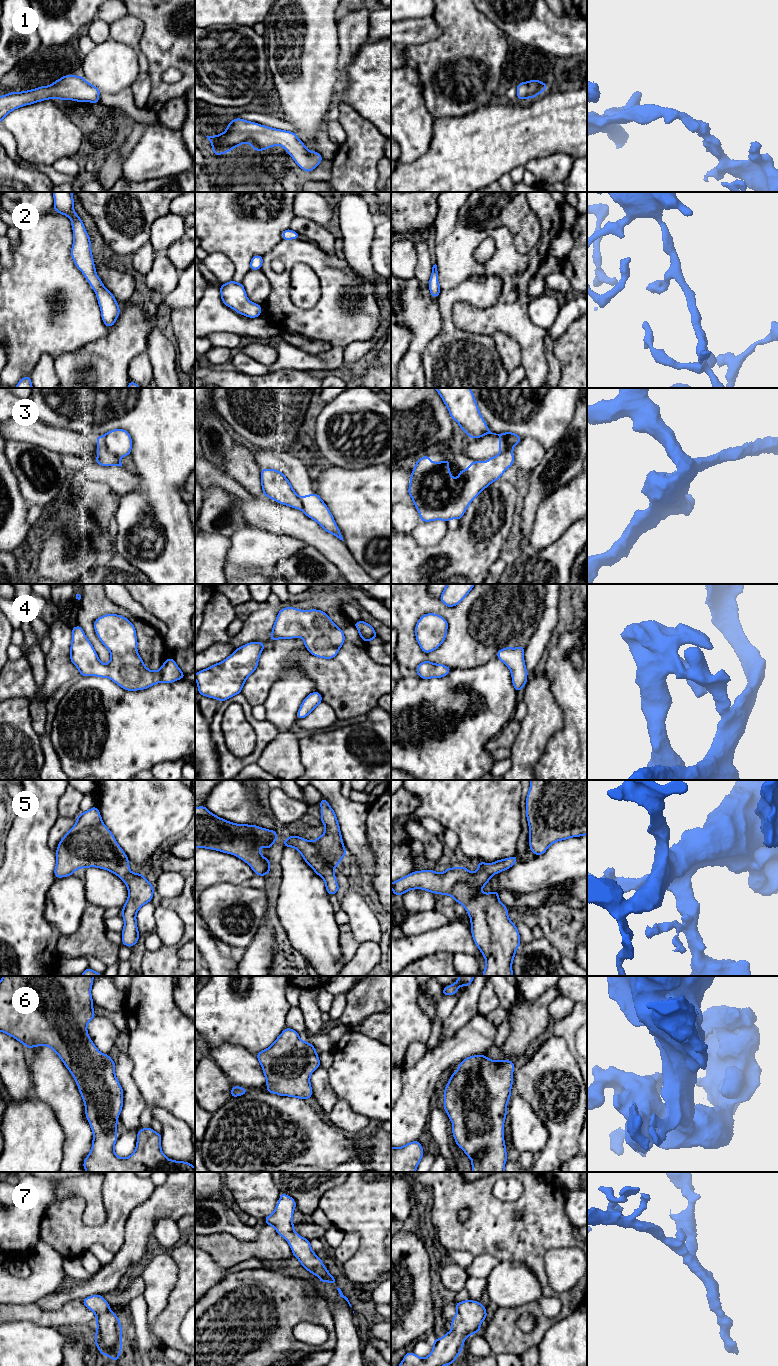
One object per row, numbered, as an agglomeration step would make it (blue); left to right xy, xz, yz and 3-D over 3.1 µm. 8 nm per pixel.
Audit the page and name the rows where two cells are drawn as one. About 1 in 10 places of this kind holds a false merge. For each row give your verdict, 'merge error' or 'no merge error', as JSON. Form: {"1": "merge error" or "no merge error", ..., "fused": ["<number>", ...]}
{"1": "no merge error", "2": "no merge error", "3": "merge error", "4": "no merge error", "5": "no merge error", "6": "no merge error", "7": "no merge error", "fused": ["3"]}

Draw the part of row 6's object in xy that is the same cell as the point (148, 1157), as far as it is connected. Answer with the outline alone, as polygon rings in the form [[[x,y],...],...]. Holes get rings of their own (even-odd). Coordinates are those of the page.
[[[2,976],[0,1031],[28,1049],[48,1046],[72,1074],[84,1100],[93,1132],[91,1152],[83,1162],[86,1172],[195,1172],[193,1164],[168,1159],[161,1149],[162,1134],[151,1127],[137,1132],[135,1151],[128,1158],[115,1154],[117,1123],[123,1107],[123,1089],[115,1076],[115,1061],[101,1053],[88,1036],[87,1025],[96,1017],[91,988],[94,976]]]

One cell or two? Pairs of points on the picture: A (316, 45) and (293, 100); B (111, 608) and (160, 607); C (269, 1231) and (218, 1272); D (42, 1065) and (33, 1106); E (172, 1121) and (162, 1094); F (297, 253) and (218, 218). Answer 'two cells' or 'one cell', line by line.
A: one cell
B: two cells
C: two cells
D: two cells
E: two cells
F: two cells

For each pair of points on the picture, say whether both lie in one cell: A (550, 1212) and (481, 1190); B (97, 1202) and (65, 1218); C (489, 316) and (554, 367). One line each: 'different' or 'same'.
A: same
B: different
C: different

